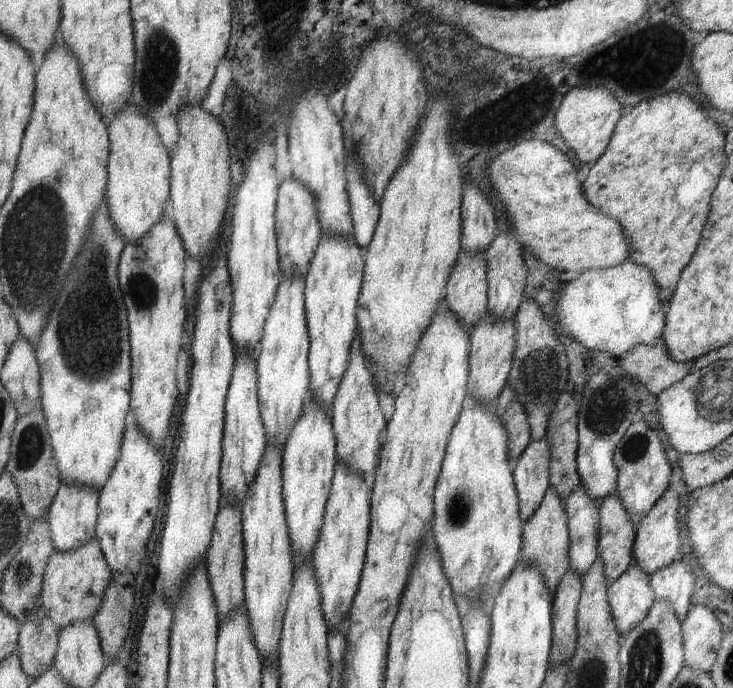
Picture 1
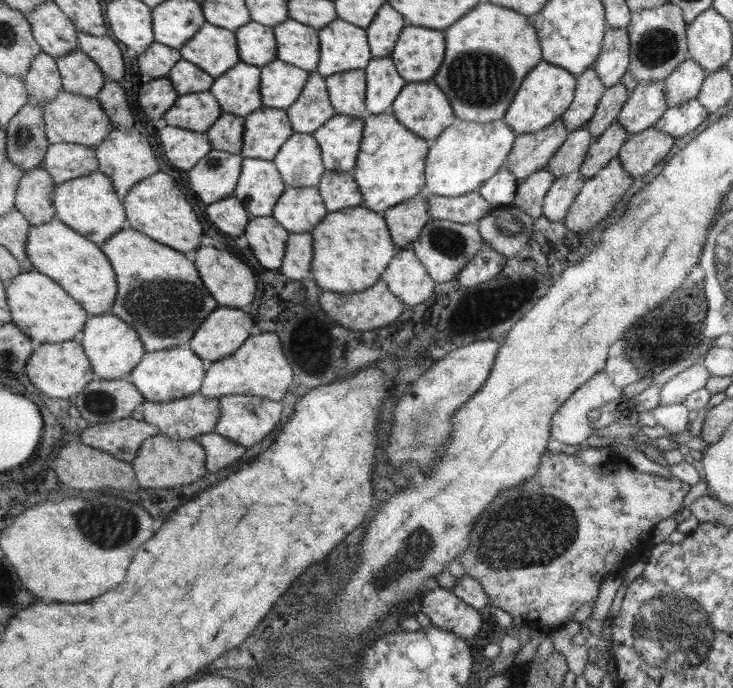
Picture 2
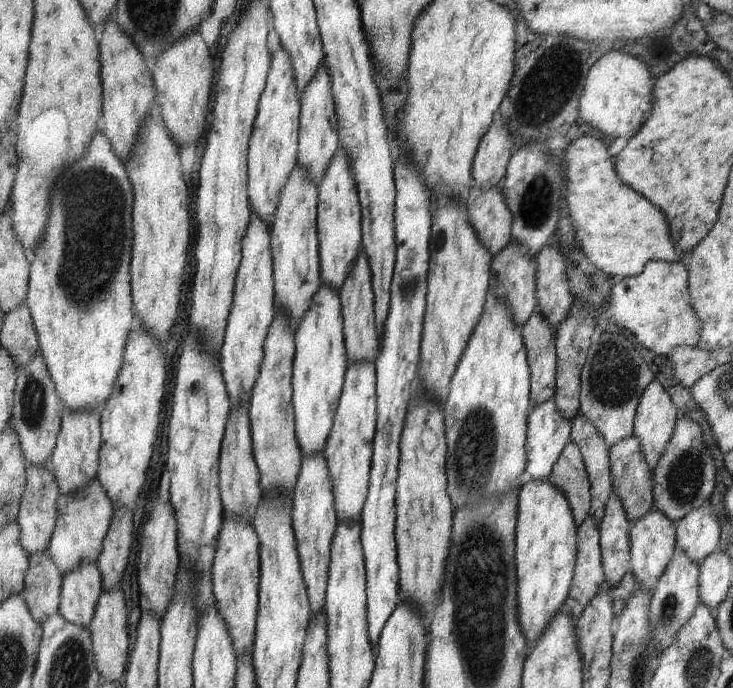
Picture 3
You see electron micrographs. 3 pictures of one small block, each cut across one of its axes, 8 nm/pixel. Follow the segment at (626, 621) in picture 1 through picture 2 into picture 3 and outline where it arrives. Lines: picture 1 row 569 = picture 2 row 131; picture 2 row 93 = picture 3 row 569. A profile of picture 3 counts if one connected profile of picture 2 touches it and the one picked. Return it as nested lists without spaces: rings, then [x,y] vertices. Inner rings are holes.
[[[654,508],[646,517],[631,523],[631,562],[633,563],[631,571],[635,576],[637,589],[641,588],[641,590],[647,590],[649,594],[652,593],[655,585],[658,584],[658,578],[665,572],[671,557],[674,556],[675,533],[677,532],[674,524],[671,519]]]

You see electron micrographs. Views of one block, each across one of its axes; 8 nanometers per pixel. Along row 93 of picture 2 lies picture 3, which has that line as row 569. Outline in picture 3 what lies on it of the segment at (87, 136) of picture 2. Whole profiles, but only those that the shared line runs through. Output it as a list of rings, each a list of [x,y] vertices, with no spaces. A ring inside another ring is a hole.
[[[99,479],[91,482],[87,490],[79,490],[77,494],[67,494],[59,498],[59,518],[55,525],[54,536],[48,551],[55,564],[63,574],[71,574],[87,564],[98,564],[99,556],[110,533],[114,521],[114,506],[102,482]]]

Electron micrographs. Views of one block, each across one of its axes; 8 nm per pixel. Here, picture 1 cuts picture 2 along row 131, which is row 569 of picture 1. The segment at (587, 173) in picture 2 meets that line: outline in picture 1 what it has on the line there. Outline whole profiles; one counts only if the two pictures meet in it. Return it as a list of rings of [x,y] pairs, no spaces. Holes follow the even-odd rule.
[[[617,490],[600,505],[602,520],[598,554],[606,563],[606,576],[611,584],[634,564],[637,528]]]

